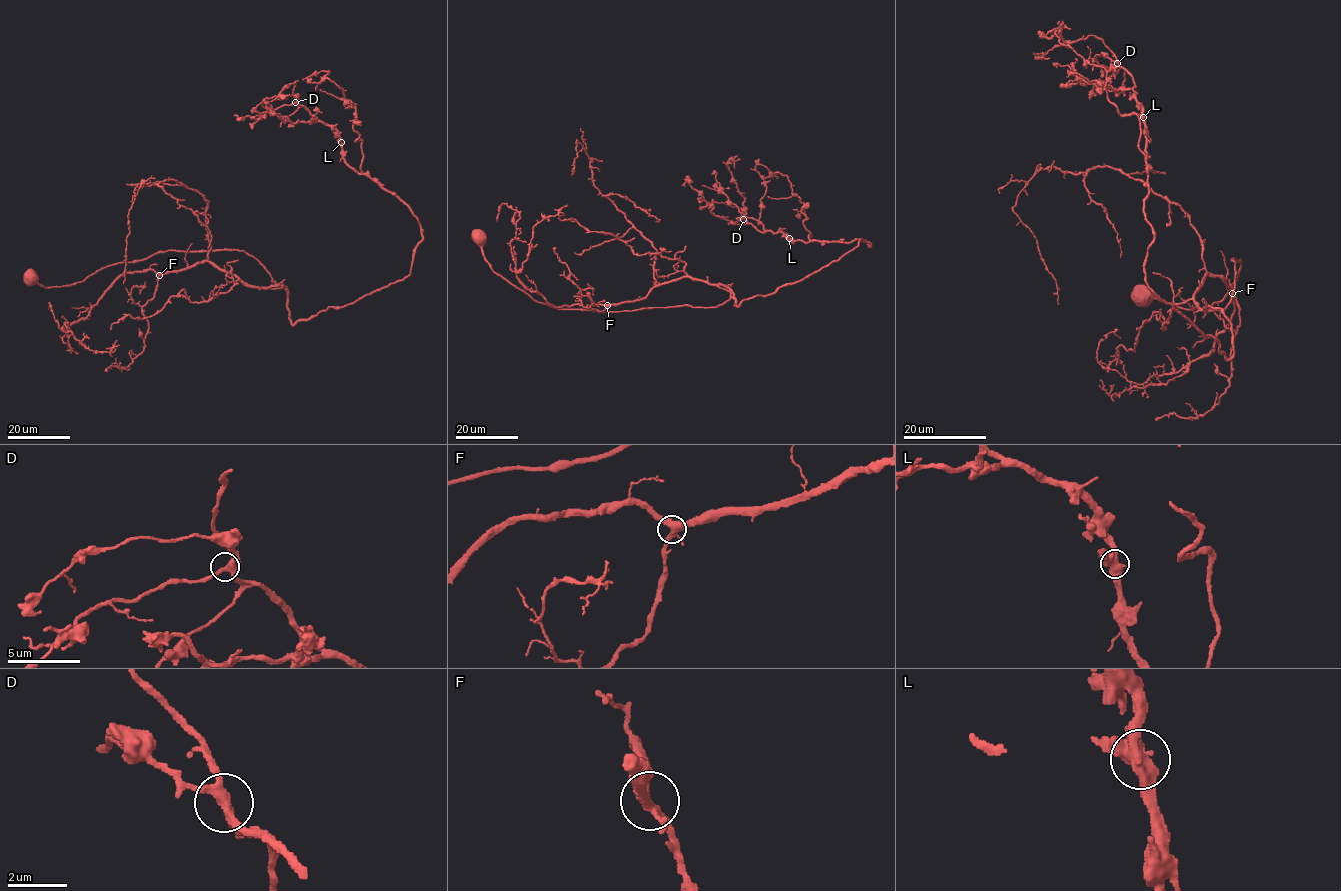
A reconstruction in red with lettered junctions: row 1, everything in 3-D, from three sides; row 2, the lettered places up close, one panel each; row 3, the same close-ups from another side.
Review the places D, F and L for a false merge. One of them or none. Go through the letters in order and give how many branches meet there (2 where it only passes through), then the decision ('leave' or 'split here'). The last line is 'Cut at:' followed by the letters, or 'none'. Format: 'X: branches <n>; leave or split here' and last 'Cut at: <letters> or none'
D: branches 4; leave
F: branches 4; leave
L: branches 4; leave
Cut at: none

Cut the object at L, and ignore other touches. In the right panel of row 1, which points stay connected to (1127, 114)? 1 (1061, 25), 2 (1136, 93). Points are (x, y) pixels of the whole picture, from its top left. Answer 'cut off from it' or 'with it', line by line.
1: with it
2: cut off from it

